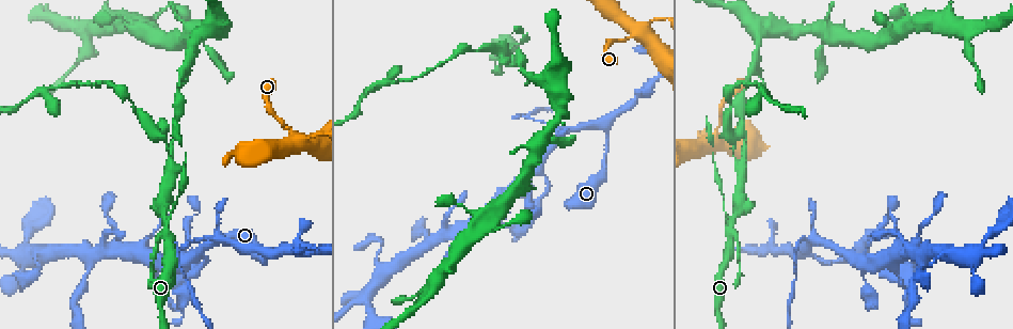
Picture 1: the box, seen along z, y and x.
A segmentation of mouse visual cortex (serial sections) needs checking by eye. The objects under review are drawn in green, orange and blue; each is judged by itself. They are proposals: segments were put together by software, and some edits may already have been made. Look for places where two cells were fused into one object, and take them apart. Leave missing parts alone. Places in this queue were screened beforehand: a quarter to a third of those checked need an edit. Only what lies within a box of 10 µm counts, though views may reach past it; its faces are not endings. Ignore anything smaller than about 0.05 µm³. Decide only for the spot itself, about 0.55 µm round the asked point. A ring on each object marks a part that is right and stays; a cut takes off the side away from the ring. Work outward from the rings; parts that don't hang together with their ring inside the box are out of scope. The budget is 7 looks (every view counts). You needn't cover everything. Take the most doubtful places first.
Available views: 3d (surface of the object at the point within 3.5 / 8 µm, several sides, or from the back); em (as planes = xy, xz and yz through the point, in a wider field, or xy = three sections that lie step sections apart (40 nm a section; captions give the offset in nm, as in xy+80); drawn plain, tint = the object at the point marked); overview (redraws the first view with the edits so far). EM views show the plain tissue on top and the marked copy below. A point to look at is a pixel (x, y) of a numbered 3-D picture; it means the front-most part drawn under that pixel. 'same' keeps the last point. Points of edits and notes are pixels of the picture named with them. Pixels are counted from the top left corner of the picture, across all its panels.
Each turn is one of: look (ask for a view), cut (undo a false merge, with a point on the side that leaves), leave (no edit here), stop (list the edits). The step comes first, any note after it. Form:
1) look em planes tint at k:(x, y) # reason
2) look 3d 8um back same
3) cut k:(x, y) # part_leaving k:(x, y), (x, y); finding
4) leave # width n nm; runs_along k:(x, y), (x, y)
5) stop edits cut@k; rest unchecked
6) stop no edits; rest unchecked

look 3d 3.5um back at 1:(172, 168) # two arms at a narrow angle

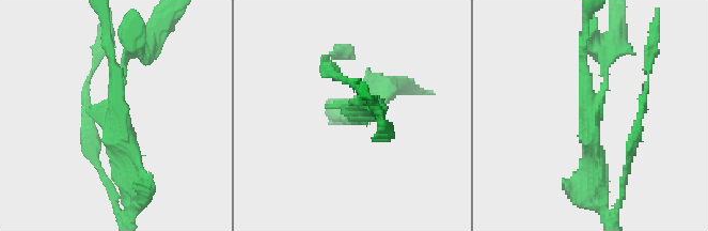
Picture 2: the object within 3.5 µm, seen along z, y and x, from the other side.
look em xy step 1 tint at 2:(589, 110) # arms 3; arm_widths 100, 150, 300 nm

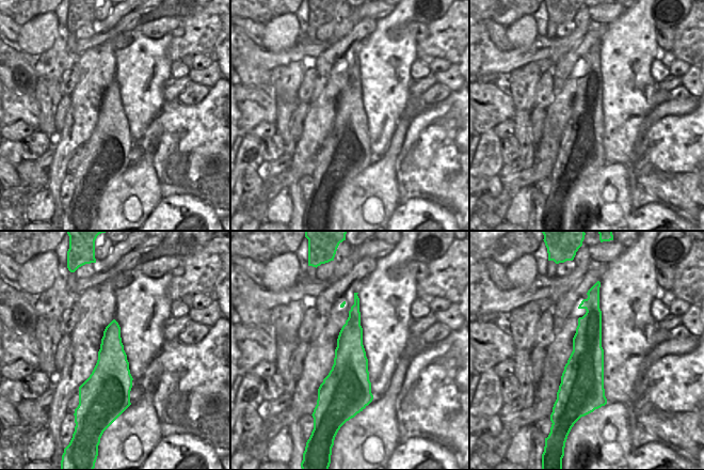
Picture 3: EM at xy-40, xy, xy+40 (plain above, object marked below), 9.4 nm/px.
cut 2:(603, 58) # a second cell is stuck on

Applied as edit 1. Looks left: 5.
look overview # redraw

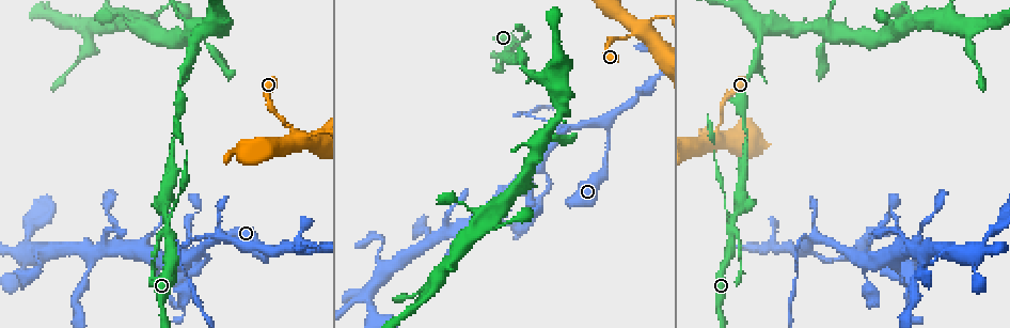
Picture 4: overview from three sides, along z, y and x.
look 3d 3.5um at 4:(814, 236) # three-way junction

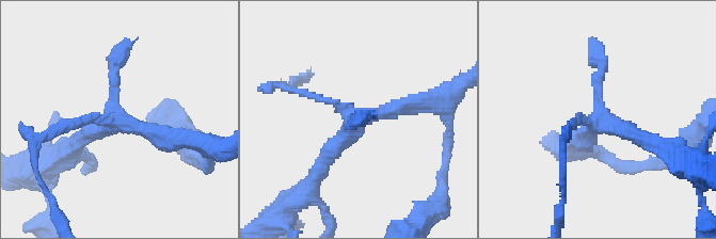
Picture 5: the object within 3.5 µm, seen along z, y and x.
look em xy step 3 tint at 5:(116, 124)

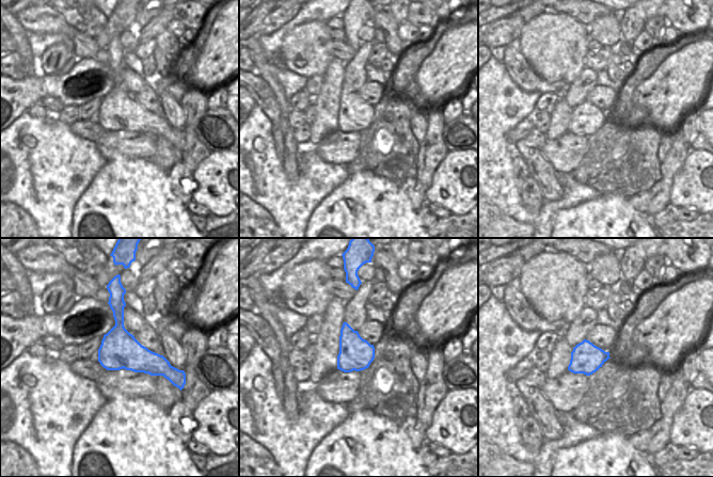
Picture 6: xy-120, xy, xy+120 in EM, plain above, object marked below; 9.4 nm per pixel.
look em xy step 1 tint same # cut it another way

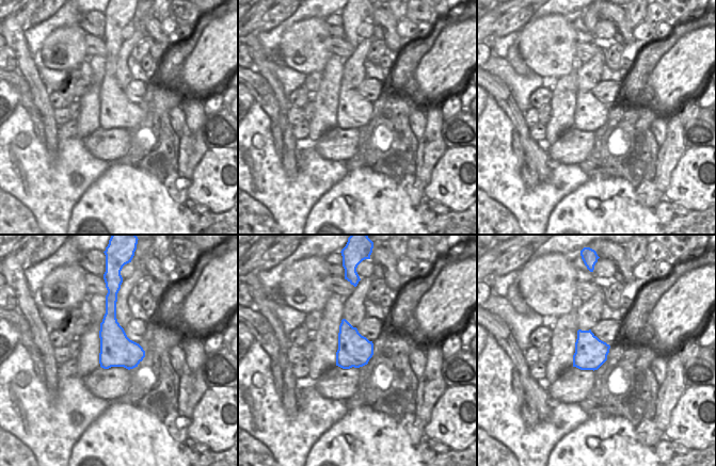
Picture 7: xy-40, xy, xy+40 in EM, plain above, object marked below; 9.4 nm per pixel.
leave # runs_along 5:(418, 104), (356, 120), (317, 172); one cell here

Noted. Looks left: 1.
stop edits cut@2; rest unchecked

